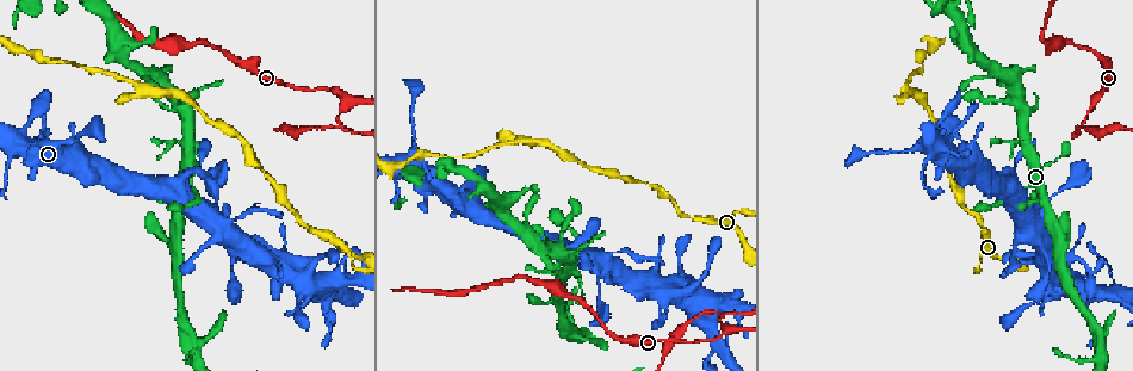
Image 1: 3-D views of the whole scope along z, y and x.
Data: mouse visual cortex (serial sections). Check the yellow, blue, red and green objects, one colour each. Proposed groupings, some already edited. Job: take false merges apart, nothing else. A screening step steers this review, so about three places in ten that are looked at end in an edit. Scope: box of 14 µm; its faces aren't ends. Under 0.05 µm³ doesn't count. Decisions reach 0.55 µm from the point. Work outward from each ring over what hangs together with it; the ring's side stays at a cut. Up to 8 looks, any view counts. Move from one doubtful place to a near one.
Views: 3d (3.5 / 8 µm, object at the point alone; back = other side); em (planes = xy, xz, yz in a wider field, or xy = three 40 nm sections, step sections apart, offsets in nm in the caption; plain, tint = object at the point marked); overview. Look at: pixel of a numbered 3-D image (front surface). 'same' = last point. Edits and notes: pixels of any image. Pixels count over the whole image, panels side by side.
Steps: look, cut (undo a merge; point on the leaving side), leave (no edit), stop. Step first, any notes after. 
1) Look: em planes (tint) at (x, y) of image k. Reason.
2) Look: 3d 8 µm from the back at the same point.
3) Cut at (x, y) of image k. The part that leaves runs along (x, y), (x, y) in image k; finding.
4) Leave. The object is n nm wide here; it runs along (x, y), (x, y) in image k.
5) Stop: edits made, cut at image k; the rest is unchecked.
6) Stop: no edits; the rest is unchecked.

Look: 3d 3.5 µm at (212, 221) of image 1. Calibre changes.

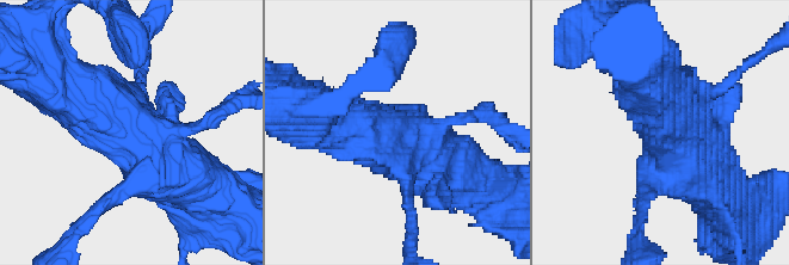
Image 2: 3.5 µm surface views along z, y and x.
Look: em xy step 2 (tint) at (400, 141) of image 2. Shape alone is not enough.

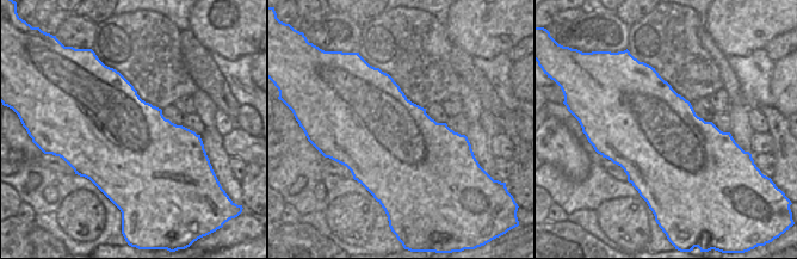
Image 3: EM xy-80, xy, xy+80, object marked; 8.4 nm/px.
Leave. It runs along (50, 69), (105, 106), (171, 168) in image 2; continuous, no second cell.

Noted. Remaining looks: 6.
Look: 3d 3.5 µm at (905, 91) of image 1. Branch point.

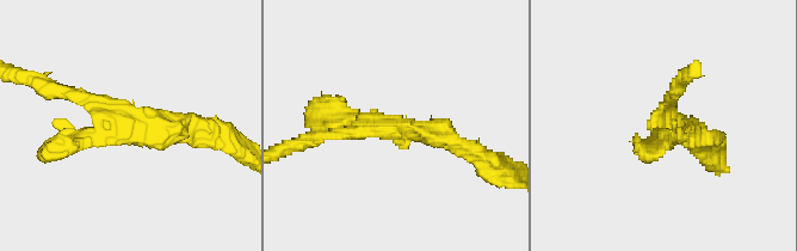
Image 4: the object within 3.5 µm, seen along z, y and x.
Look: em xy step 5 (tint) at (389, 126) of image 4. Need the tissue.

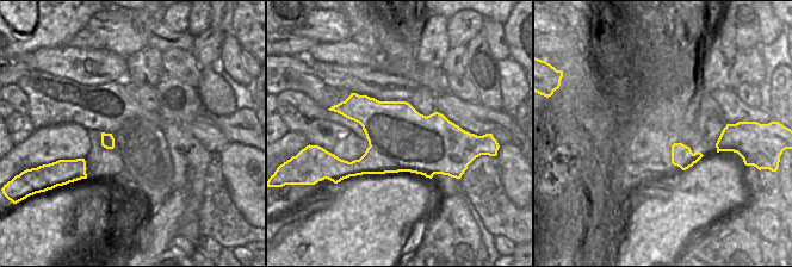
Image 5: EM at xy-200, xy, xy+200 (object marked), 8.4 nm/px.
Cut at (60, 145) of image 4. The part that leaves runs along (98, 138), (76, 138), (36, 155) in image 4; two cells meet here.

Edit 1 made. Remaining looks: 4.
Look: overview.

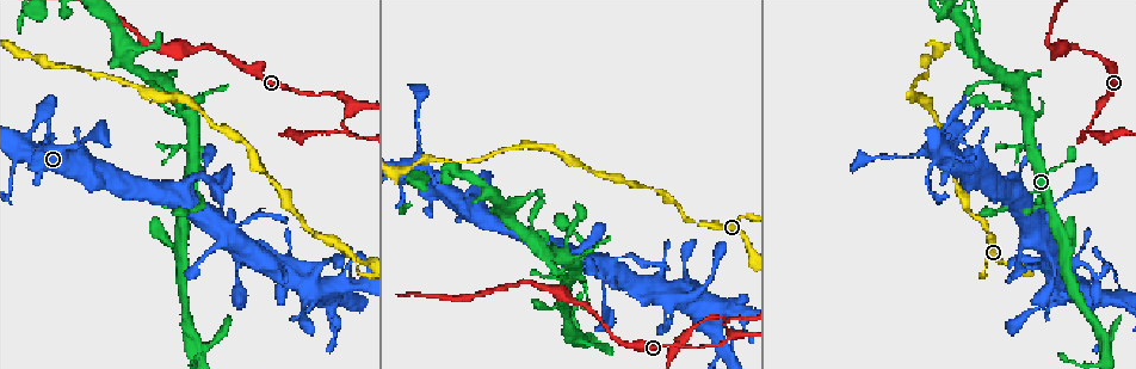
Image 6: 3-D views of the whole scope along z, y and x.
Look: 3d 8 µm at (1086, 127) of image 6. Abrupt turn.

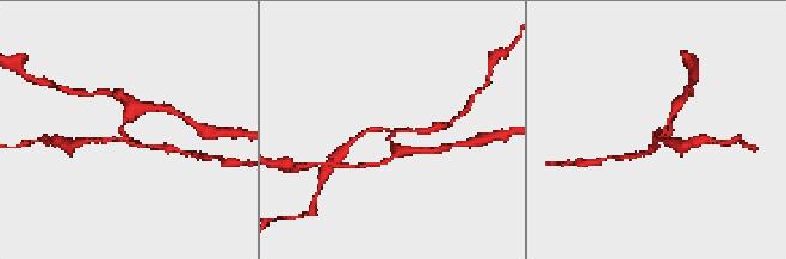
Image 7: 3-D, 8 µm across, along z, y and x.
Look: em xy step 5 (tint) at (388, 137) of image 7. 3 arms meet here; the arms are 150, 150, 250 nm wide.

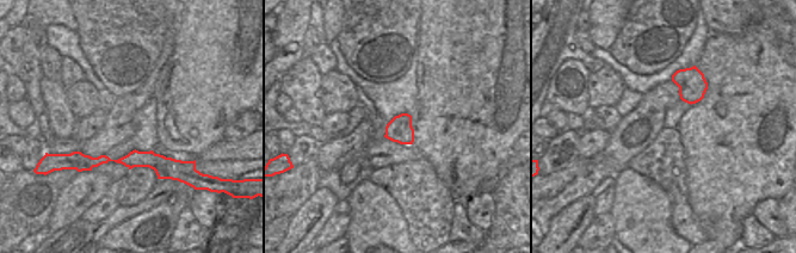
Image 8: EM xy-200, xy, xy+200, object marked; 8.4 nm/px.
Cut at (104, 140) of image 7. The object is 220 nm wide here; the part that leaves runs along (124, 137), (81, 142) in image 7; a second cell is stuck on.

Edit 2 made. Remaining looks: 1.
Stop: edits made, cut at image 4, cut at image 7; the rest is unchecked.

